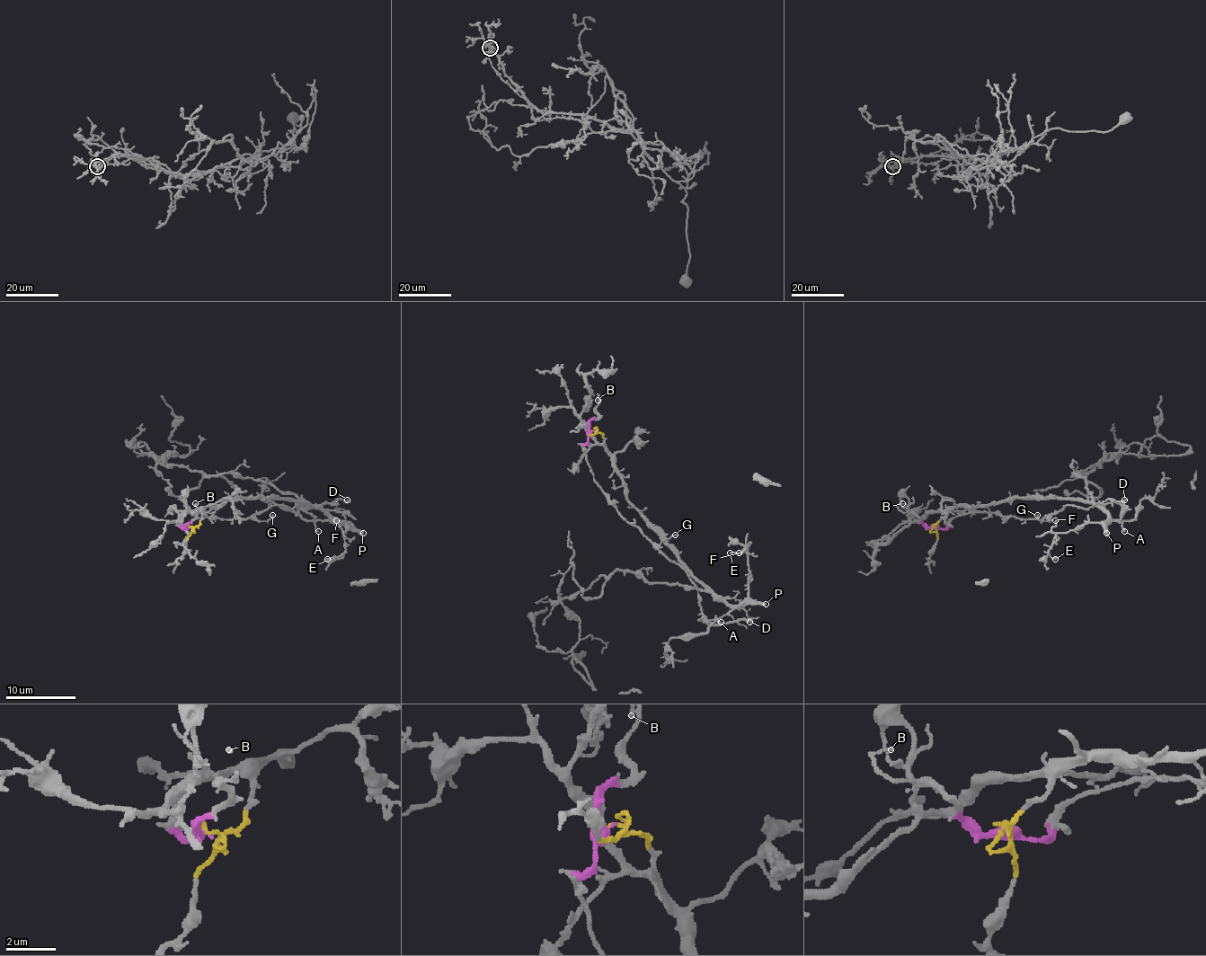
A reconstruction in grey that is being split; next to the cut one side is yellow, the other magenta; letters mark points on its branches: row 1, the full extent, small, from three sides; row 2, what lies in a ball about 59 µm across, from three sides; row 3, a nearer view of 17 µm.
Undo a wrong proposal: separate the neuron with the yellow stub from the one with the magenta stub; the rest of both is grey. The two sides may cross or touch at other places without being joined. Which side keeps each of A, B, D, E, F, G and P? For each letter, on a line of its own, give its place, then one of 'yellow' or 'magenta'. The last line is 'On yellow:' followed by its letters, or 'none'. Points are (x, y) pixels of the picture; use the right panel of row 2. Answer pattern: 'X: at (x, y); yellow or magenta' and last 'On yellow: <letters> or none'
A: at (1124, 531); yellow
B: at (902, 503); magenta
D: at (1124, 500); yellow
E: at (1055, 559); yellow
F: at (1055, 520); yellow
G: at (1037, 515); magenta
P: at (1106, 533); yellow
On yellow: A, D, E, F, P

